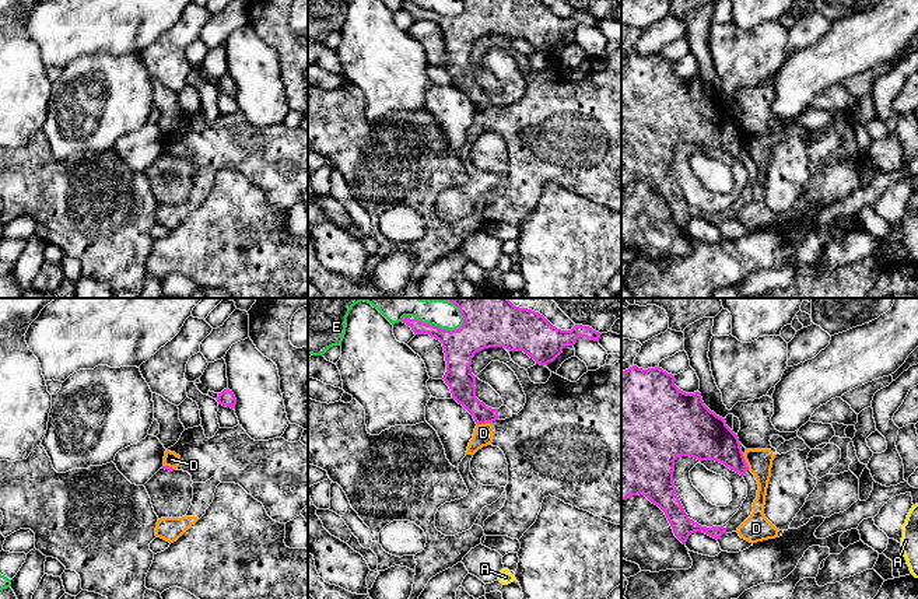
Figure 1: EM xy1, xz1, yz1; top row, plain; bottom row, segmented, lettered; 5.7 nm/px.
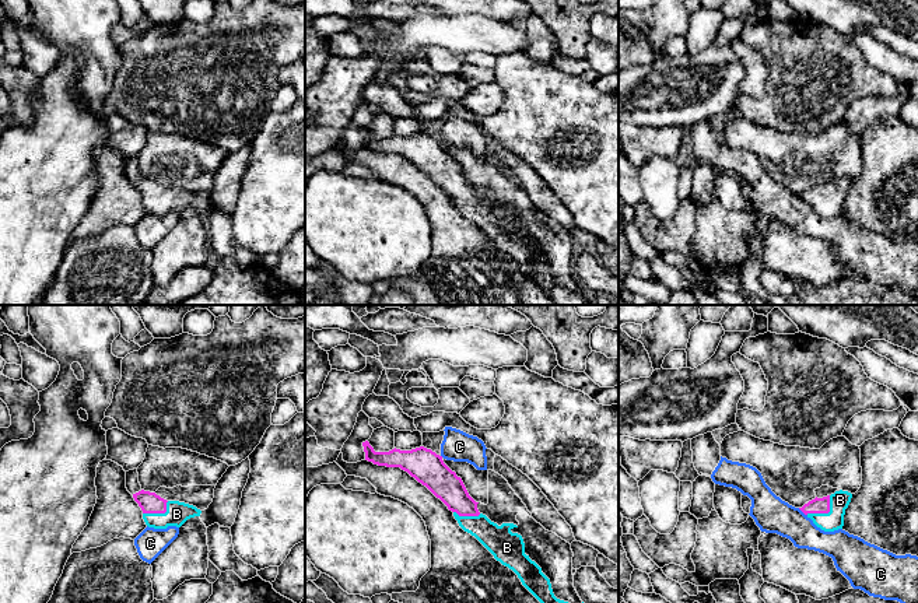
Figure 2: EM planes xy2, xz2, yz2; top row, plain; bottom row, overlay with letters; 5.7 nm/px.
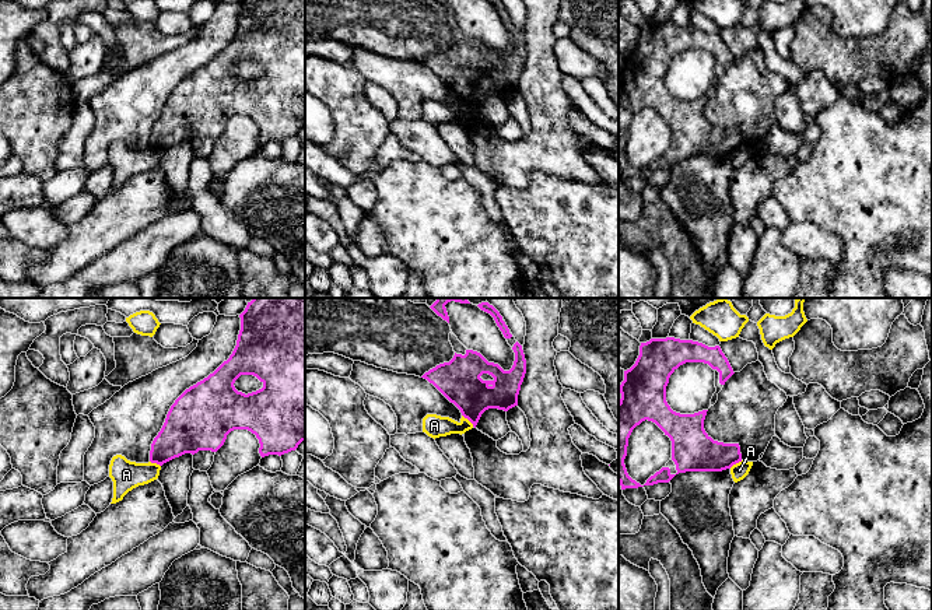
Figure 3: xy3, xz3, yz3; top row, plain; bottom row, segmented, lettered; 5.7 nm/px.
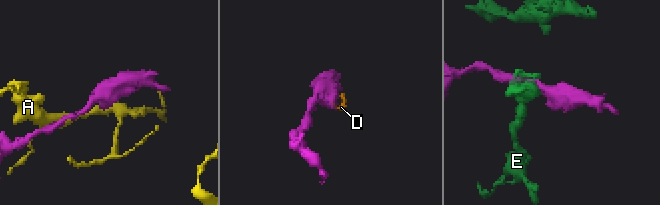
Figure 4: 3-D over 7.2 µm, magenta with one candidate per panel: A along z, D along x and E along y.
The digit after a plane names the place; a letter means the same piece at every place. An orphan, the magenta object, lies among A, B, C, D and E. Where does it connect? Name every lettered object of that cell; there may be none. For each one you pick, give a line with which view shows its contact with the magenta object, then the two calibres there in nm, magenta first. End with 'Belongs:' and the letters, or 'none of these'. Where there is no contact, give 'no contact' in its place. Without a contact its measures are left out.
B: contact in yz2; calibres 100 and 110 nm
Belongs: B

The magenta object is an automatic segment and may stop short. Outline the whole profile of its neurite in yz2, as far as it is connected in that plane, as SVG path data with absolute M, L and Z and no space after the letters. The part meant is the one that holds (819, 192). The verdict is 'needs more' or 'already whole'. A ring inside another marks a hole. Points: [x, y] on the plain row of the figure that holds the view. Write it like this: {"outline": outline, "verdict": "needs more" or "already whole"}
{"outline": "M840 176L823 185L816 183L799 196L821 217L834 218L842 215L851 185L851 179Z", "verdict": "needs more"}

